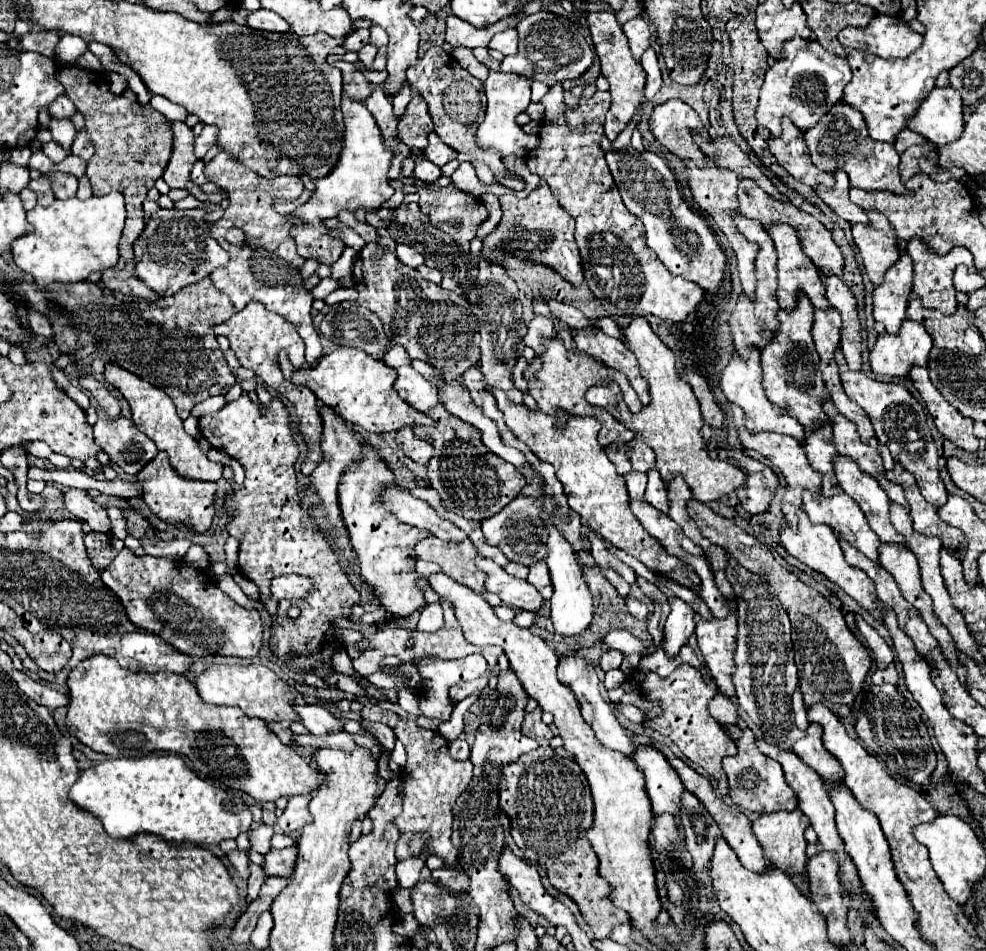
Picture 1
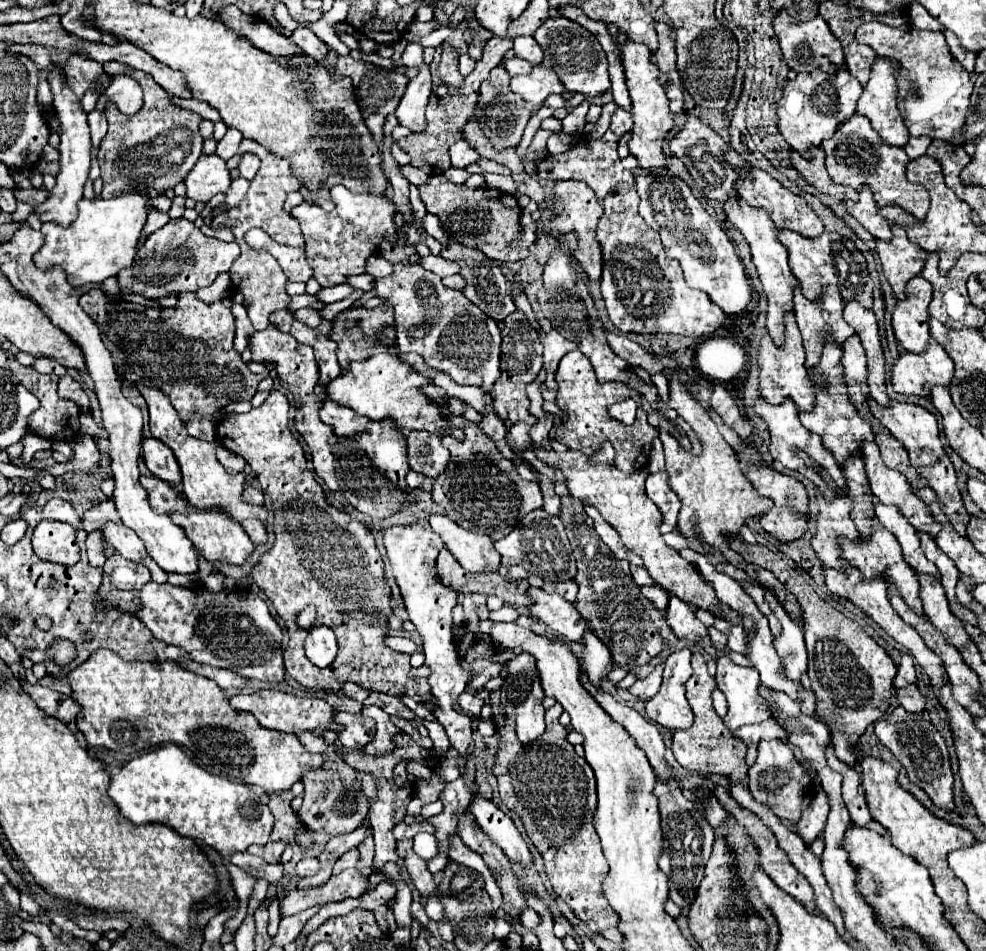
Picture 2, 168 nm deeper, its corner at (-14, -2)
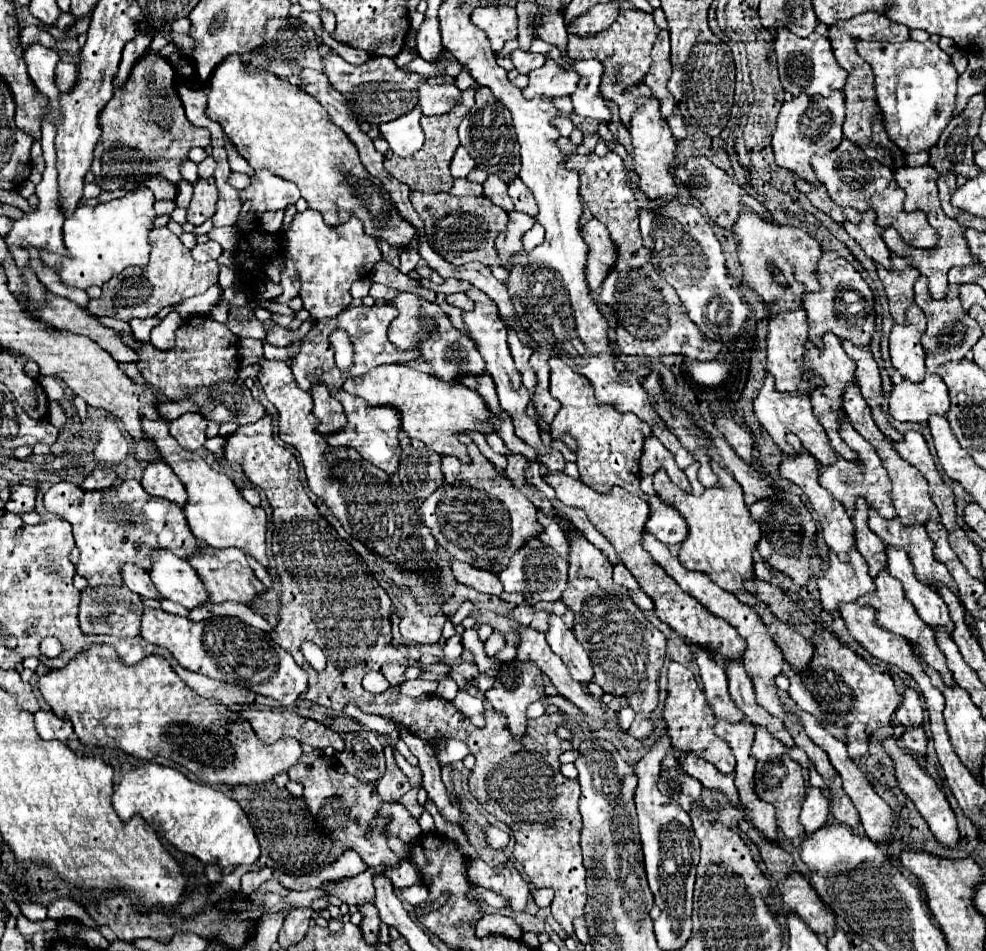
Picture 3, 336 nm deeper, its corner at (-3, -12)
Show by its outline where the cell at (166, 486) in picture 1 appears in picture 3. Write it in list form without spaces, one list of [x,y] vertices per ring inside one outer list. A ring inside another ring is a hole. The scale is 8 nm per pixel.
[[[203,545],[197,553],[187,557],[187,563],[197,571],[199,579],[203,581],[205,589],[209,591],[209,597],[213,603],[223,603],[223,601],[239,601],[249,605],[251,599],[265,589],[265,585],[255,577],[253,569],[249,567],[245,553],[241,549],[229,547],[229,549],[215,549],[209,545]]]

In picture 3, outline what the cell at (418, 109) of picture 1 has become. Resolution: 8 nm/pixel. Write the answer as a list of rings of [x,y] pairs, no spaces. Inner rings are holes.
[[[465,89],[461,91],[461,99],[459,103],[443,115],[431,115],[421,117],[421,127],[425,133],[425,145],[409,157],[399,157],[399,155],[391,155],[389,159],[385,159],[385,169],[399,179],[401,183],[409,185],[411,191],[425,191],[425,193],[439,193],[439,191],[449,191],[453,177],[449,173],[449,163],[451,163],[451,155],[455,153],[455,149],[459,147],[459,137],[457,137],[457,127],[463,121],[463,117],[475,105],[475,89]]]

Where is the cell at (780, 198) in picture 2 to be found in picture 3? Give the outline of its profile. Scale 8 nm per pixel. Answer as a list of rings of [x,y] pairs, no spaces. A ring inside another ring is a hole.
[[[741,207],[739,217],[735,219],[733,233],[737,239],[737,257],[743,269],[743,281],[757,291],[757,295],[775,311],[787,307],[801,307],[803,291],[819,291],[819,283],[815,279],[815,263],[821,255],[821,245],[817,239],[807,235],[803,229],[781,225],[777,221],[767,221],[749,207]],[[769,265],[779,267],[779,271],[787,279],[787,287],[779,287],[771,279]]]

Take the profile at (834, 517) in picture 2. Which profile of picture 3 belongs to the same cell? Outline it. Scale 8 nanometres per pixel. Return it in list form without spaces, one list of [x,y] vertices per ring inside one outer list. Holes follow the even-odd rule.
[[[855,547],[849,551],[847,563],[829,551],[829,563],[817,577],[817,585],[825,611],[837,611],[839,603],[855,601],[857,597],[875,589],[873,579],[867,573],[867,563]]]

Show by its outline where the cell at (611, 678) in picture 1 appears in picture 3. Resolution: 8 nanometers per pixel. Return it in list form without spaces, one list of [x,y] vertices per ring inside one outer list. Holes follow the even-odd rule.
[[[631,707],[622,708],[619,712],[619,721],[618,721],[618,727],[621,730],[627,731],[629,730],[632,722],[635,718],[635,712]]]

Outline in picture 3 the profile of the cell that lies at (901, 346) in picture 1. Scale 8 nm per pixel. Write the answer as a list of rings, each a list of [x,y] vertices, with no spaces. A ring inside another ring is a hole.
[[[927,373],[921,383],[913,383],[909,379],[903,379],[899,385],[893,385],[891,397],[889,397],[889,413],[897,421],[927,421],[929,415],[945,415],[949,411],[949,395],[943,379],[939,375]]]

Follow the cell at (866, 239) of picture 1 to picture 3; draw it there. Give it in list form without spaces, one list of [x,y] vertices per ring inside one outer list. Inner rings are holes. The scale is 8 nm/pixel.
[[[877,265],[877,275],[883,281],[887,301],[889,301],[889,311],[895,323],[905,323],[905,309],[913,303],[913,283],[919,277],[919,271],[915,267],[905,267],[905,269],[885,269]]]

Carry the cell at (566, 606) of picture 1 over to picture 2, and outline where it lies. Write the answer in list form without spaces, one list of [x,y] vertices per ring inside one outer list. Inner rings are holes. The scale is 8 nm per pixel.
[[[586,631],[586,635],[584,635],[582,651],[584,651],[584,655],[582,655],[582,671],[586,671],[590,681],[596,687],[600,687],[600,679],[606,677],[606,671],[610,667],[610,651],[590,631]]]

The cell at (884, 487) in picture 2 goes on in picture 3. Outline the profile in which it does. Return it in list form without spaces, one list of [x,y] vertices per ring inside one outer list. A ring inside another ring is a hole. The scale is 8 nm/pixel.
[[[869,507],[869,527],[885,543],[903,547],[909,553],[909,559],[915,567],[915,575],[919,581],[923,583],[943,581],[947,587],[955,591],[955,583],[949,571],[943,567],[943,563],[939,563],[933,557],[933,541],[921,523],[903,525],[897,517],[883,519],[873,507]]]

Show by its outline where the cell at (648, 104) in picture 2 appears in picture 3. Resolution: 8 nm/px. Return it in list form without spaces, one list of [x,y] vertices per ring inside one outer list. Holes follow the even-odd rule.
[[[649,97],[649,101],[643,103],[643,107],[635,109],[631,123],[629,123],[629,133],[631,133],[631,141],[633,141],[633,165],[639,175],[639,181],[637,181],[639,189],[649,199],[675,197],[677,195],[677,187],[673,181],[675,139],[671,135],[667,121],[663,121],[663,117],[659,115],[659,101],[655,97]]]

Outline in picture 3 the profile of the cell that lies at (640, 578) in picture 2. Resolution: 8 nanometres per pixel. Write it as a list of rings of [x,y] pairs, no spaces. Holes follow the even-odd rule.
[[[617,563],[617,565],[615,565],[615,569],[613,569],[613,579],[615,579],[615,583],[617,583],[617,585],[627,587],[629,591],[639,589],[639,585],[637,585],[635,577],[629,573],[629,569],[627,569],[623,563]]]

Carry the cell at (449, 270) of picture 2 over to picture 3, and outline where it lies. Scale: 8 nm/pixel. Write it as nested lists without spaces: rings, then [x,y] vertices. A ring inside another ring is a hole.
[[[419,279],[419,283],[425,289],[437,291],[437,293],[457,293],[457,291],[465,291],[467,287],[471,287],[469,281],[459,281],[459,279],[445,279],[443,283],[433,283],[429,279]]]

